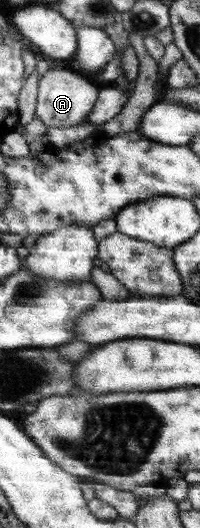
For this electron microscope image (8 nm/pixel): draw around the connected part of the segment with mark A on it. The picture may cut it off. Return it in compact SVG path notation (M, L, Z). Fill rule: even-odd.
M49 64L47 72L38 80L38 98L35 116L49 127L66 127L82 125L94 108L99 95L99 86L77 70Z

